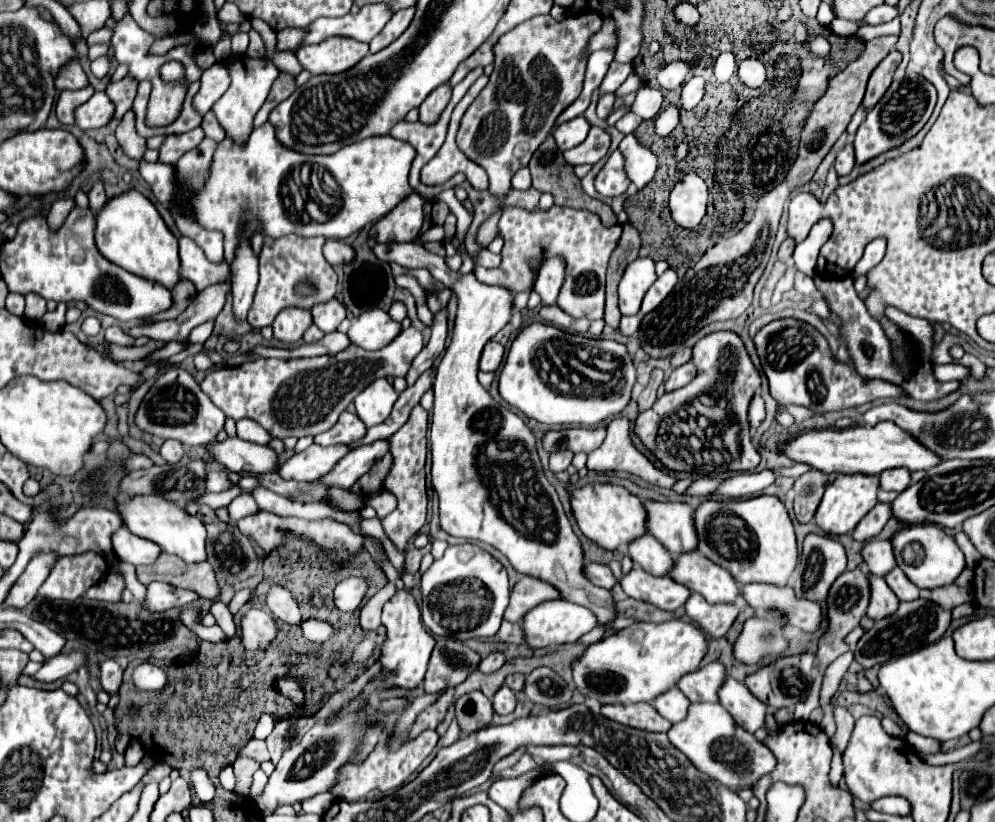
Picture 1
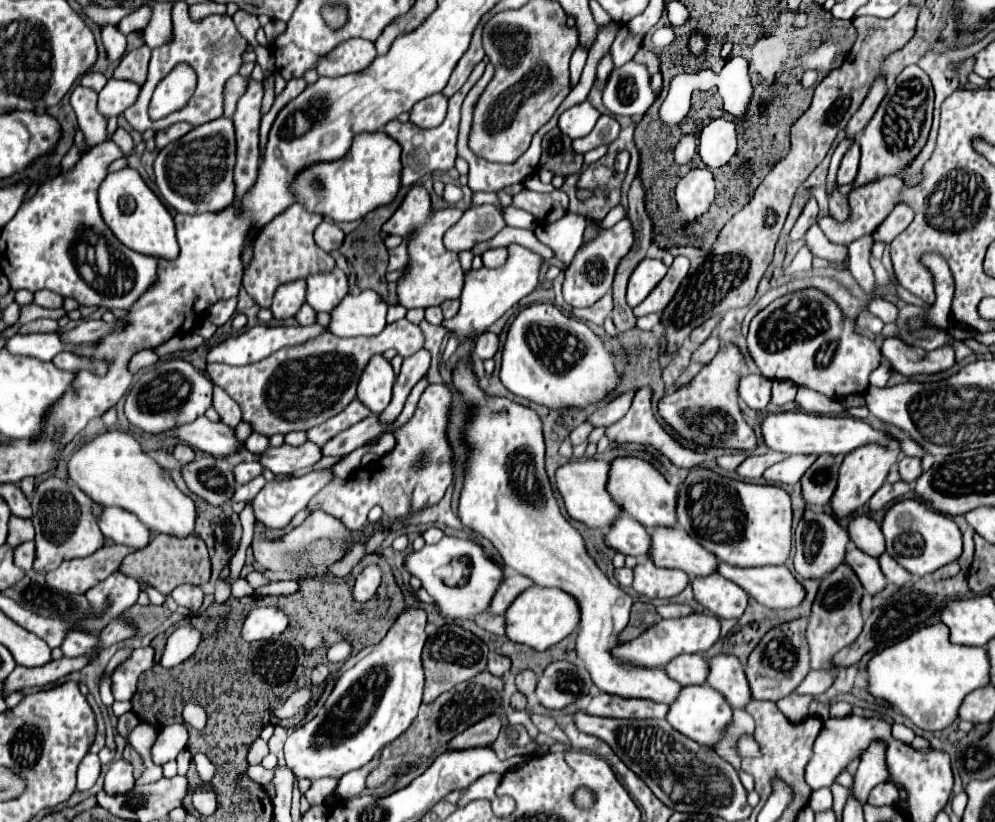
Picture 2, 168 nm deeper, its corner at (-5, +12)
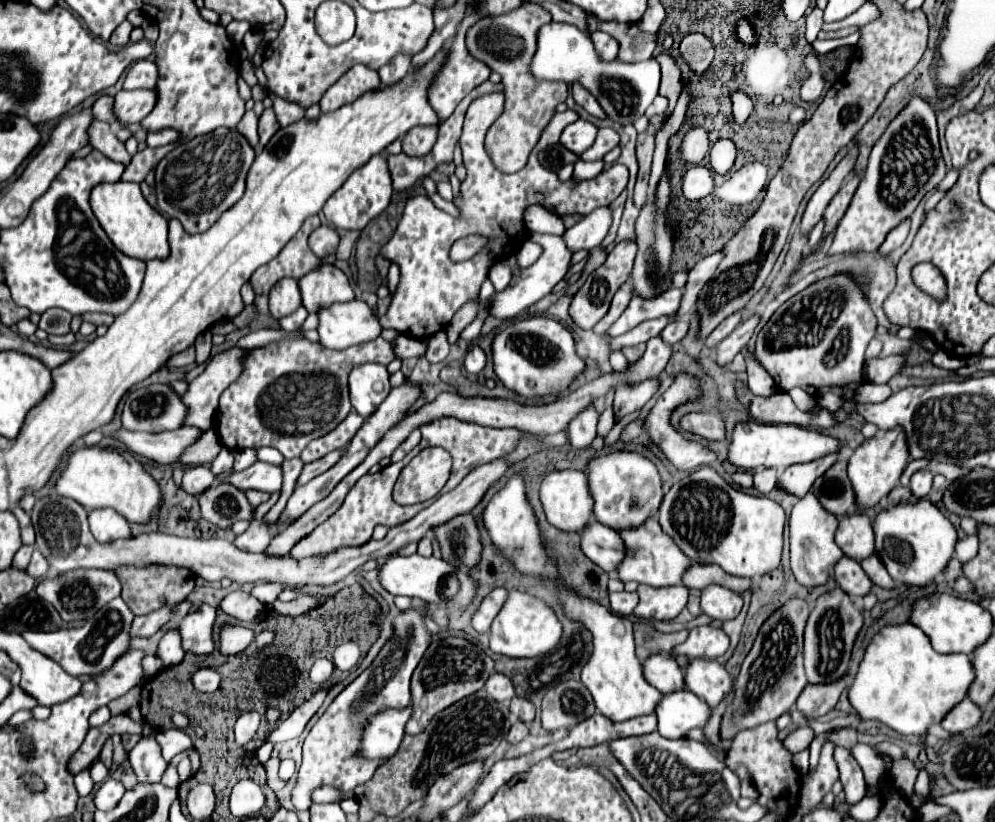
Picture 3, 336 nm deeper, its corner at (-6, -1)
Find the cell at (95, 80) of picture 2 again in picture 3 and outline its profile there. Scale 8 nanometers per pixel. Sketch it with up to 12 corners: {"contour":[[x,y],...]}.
{"contour":[[102,95],[92,111],[98,121],[116,123],[114,97]]}

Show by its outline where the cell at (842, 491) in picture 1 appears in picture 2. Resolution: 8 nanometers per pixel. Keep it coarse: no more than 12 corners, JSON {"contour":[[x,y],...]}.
{"contour":[[861,446],[839,468],[829,502],[855,514],[883,486],[899,448]]}

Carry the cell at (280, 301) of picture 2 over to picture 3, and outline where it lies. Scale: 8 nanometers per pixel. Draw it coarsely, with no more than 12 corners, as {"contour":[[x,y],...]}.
{"contour":[[296,279],[270,289],[270,315],[280,319],[302,305]]}

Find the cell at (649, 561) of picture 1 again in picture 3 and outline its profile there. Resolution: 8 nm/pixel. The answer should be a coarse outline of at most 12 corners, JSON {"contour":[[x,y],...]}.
{"contour":[[590,521],[580,537],[588,559],[612,575],[624,557],[620,535]]}

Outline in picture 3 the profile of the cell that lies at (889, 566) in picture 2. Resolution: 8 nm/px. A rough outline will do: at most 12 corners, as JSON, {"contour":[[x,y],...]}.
{"contour":[[876,553],[862,559],[860,567],[874,585],[892,589],[892,577]]}

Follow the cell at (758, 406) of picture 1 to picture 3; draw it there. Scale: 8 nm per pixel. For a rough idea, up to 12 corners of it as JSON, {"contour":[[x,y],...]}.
{"contour":[[742,351],[748,367],[748,387],[756,395],[772,395],[774,379]]}

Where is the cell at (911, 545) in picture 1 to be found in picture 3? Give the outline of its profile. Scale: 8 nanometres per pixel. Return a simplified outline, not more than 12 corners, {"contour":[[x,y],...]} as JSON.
{"contour":[[928,499],[874,517],[876,555],[896,583],[946,567],[954,525]]}

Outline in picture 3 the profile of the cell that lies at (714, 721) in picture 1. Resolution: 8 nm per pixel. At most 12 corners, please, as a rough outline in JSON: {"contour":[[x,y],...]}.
{"contour":[[688,689],[664,695],[658,733],[682,739],[702,729],[708,703]]}

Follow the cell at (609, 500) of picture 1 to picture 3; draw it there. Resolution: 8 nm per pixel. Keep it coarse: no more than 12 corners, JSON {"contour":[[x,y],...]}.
{"contour":[[552,471],[540,485],[550,525],[582,531],[592,515],[582,471]]}

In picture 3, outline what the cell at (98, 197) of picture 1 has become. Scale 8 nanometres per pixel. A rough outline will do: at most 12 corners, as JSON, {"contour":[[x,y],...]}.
{"contour":[[178,143],[136,153],[126,167],[122,181],[142,183],[152,165],[156,165]]}

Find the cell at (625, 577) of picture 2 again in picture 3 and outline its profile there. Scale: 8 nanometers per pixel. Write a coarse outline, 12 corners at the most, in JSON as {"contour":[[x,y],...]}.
{"contour":[[628,591],[610,593],[610,609],[630,617],[638,595]]}

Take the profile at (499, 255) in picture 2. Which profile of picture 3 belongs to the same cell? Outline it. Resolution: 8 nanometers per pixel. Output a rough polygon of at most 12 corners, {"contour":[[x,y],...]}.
{"contour":[[496,263],[490,281],[496,291],[510,285],[510,267]]}

